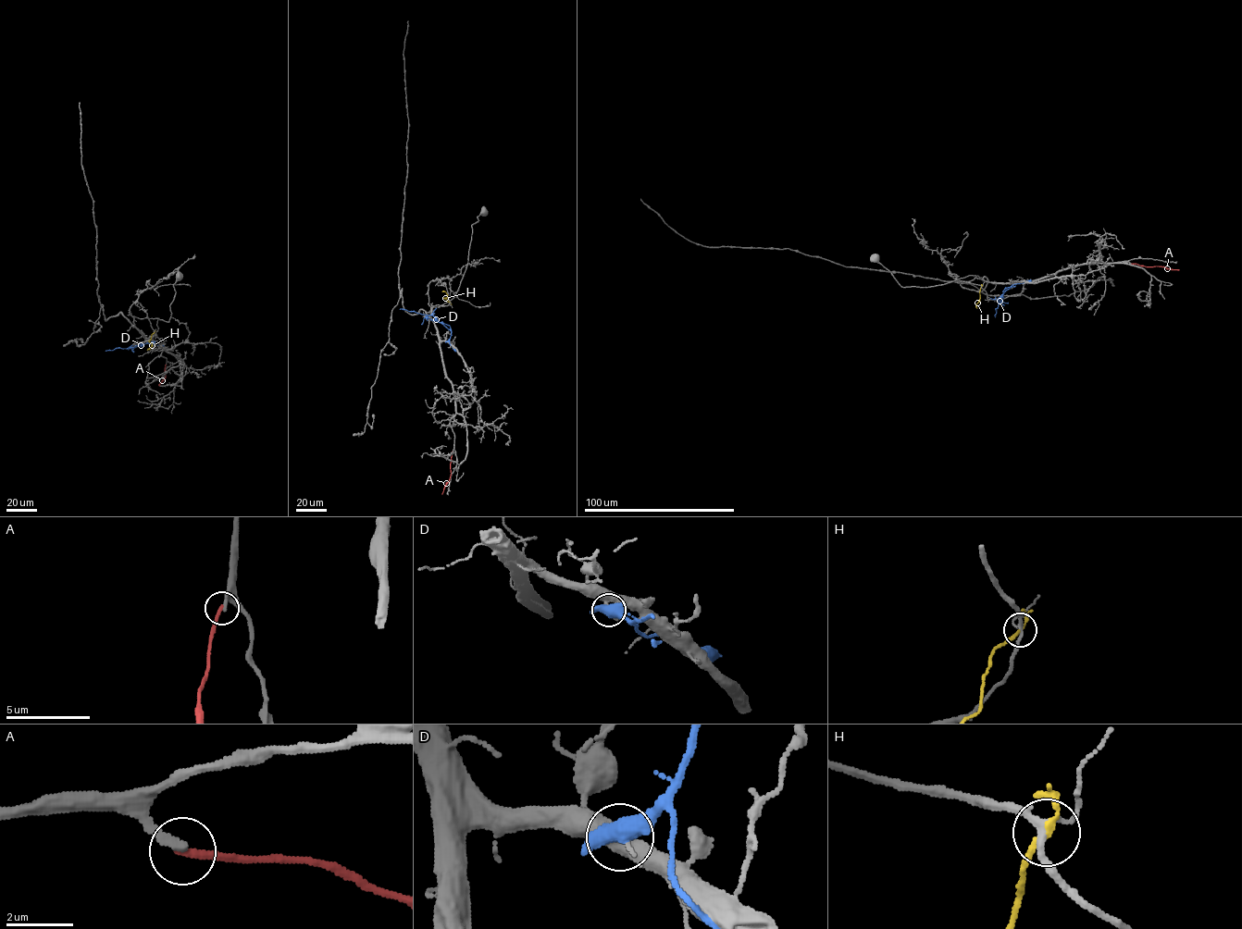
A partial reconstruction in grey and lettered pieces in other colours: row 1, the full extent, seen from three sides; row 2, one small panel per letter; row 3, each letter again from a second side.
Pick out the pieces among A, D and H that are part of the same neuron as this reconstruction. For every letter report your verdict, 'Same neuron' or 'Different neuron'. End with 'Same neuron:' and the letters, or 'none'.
A: Different neuron
D: Different neuron
H: Different neuron
Same neuron: none

